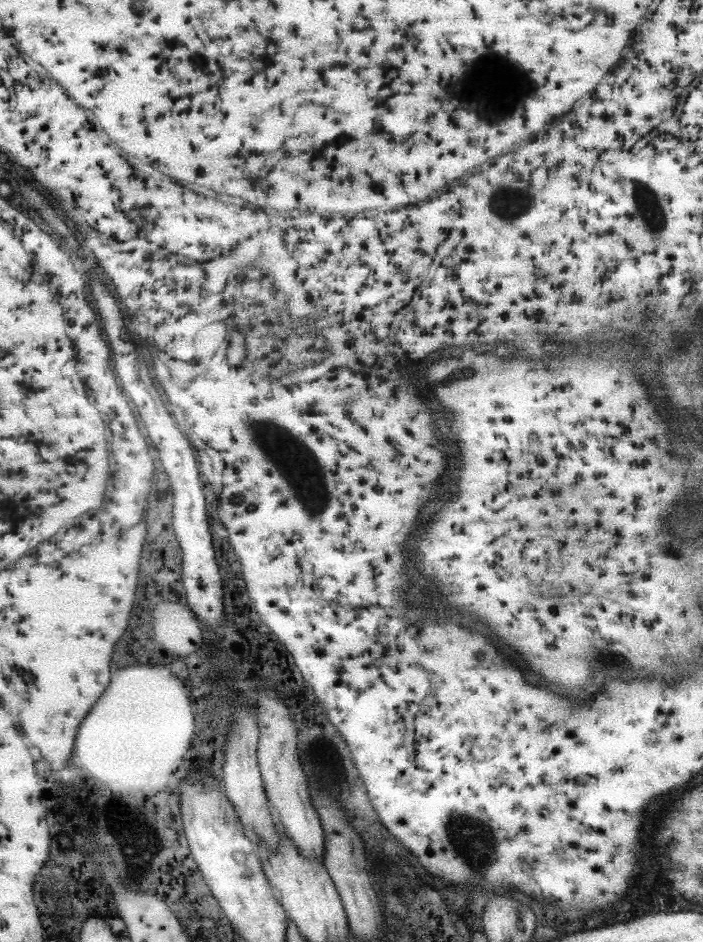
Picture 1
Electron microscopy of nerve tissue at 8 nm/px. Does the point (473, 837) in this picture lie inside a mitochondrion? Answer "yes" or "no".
yes

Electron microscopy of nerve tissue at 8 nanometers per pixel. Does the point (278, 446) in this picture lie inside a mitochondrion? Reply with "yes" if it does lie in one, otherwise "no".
yes

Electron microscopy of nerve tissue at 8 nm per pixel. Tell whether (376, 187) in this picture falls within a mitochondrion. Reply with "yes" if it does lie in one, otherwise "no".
no

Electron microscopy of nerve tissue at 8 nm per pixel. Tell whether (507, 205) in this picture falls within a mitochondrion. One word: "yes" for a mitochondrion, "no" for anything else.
yes

